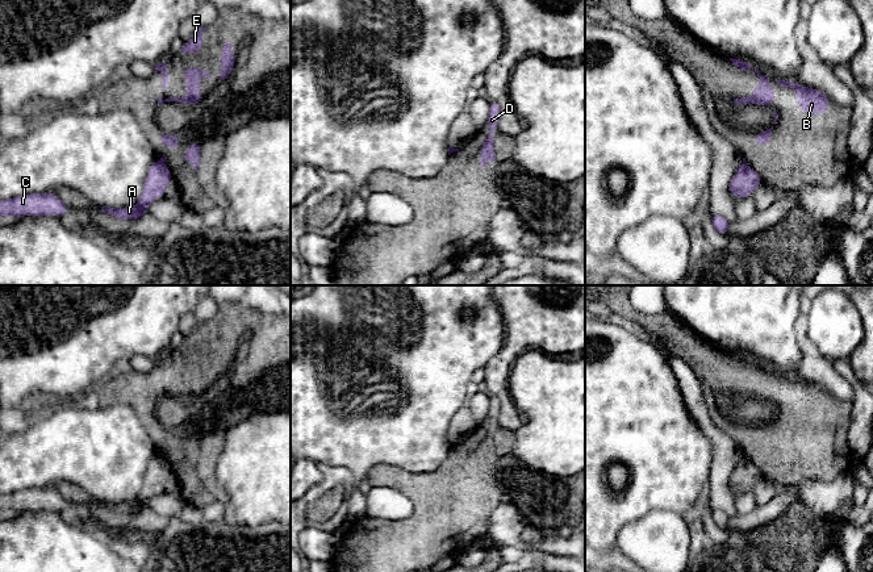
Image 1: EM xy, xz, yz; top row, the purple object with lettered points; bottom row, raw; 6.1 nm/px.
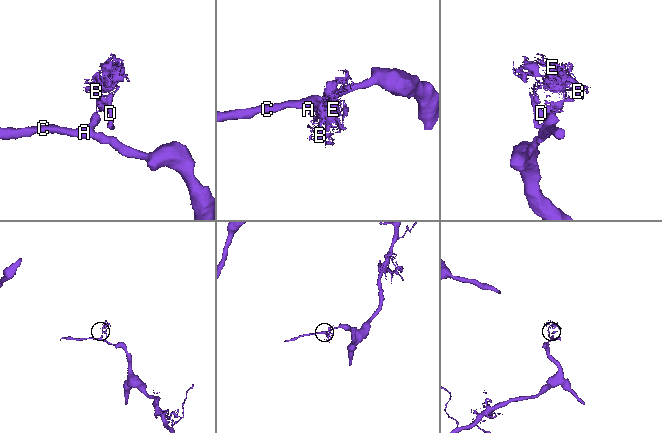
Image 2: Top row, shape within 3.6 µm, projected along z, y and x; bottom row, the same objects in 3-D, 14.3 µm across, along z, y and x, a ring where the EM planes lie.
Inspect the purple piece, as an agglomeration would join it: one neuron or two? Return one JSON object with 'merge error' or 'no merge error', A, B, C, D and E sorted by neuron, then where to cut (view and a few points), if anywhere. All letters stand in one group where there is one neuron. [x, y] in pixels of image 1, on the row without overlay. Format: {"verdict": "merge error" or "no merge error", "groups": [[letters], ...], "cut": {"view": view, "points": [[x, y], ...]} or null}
{"verdict": "merge error", "groups": [["A", "C"], ["B", "D", "E"]], "cut": {"view": "xy", "points": [[161, 455], [163, 458]]}}

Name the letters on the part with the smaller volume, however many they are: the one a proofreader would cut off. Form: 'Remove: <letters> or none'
Remove: B, D, E

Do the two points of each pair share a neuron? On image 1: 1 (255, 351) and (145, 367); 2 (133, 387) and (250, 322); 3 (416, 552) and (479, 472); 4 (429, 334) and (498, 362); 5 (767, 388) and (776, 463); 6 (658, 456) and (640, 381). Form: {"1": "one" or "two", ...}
{"1": "two", "2": "one", "3": "one", "4": "two", "5": "one", "6": "one"}

